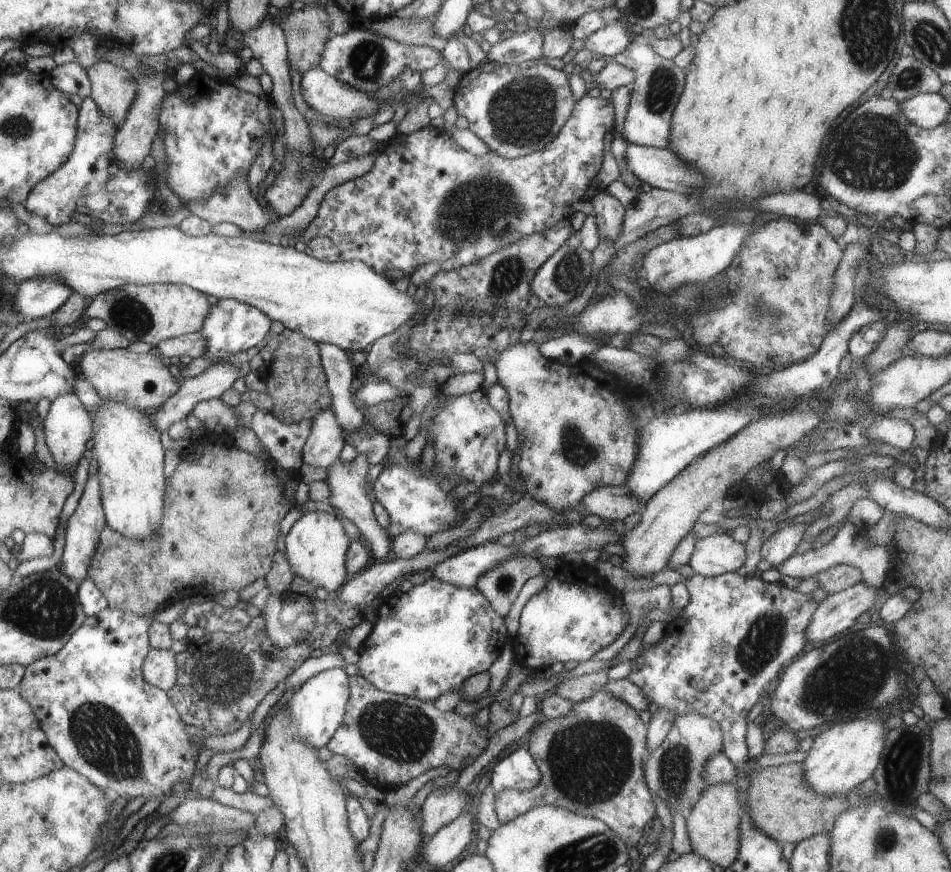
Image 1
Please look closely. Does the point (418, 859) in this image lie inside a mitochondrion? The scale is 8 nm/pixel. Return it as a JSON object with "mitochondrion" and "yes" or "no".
{"mitochondrion":"no"}

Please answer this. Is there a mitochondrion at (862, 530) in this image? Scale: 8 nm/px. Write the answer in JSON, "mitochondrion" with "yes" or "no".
{"mitochondrion":"no"}

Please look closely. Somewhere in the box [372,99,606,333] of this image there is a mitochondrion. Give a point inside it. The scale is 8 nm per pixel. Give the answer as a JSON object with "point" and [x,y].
{"point":[470,206]}

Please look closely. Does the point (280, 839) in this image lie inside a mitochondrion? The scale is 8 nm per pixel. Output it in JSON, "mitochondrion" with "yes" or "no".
{"mitochondrion":"no"}

